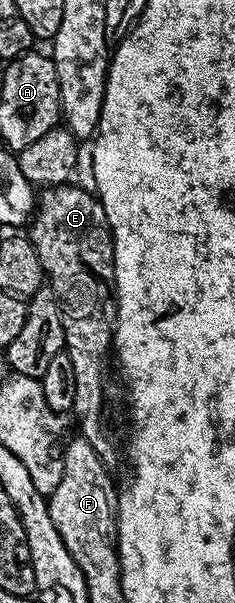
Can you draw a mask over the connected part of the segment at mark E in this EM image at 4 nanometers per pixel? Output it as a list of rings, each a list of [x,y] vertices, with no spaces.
[[[69,183],[66,185],[54,185],[45,188],[39,194],[38,204],[34,216],[30,221],[30,240],[32,246],[38,251],[38,259],[42,259],[42,267],[44,268],[44,275],[47,284],[54,291],[56,302],[60,308],[60,318],[62,319],[62,331],[64,332],[64,348],[70,359],[70,363],[74,363],[74,403],[71,407],[71,412],[76,413],[76,417],[80,420],[80,429],[78,429],[79,436],[84,437],[90,443],[90,447],[94,447],[94,451],[106,463],[112,463],[116,457],[116,445],[112,442],[112,437],[108,434],[108,425],[104,422],[104,376],[108,373],[108,361],[110,365],[110,354],[113,352],[112,348],[112,331],[114,328],[114,282],[112,276],[114,275],[114,255],[112,254],[112,229],[108,225],[108,216],[102,207],[99,197],[93,195],[87,188],[81,187],[76,183]]]

